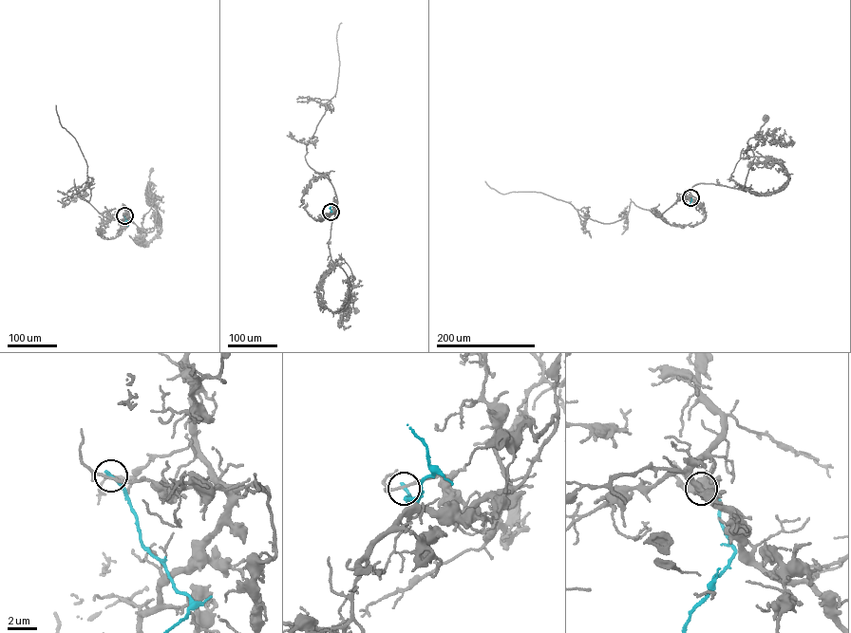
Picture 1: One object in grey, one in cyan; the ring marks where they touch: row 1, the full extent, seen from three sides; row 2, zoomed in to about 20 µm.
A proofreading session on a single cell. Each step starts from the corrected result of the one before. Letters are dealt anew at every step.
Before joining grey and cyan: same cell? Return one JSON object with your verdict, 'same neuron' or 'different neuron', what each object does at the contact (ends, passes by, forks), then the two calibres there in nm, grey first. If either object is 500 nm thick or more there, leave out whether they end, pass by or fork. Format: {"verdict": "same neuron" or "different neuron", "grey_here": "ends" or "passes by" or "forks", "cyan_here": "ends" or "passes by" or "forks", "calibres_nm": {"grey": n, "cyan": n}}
{"verdict": "different neuron", "grey_here": "passes by", "cyan_here": "ends", "calibres_nm": {"grey": 170, "cyan": 240}}

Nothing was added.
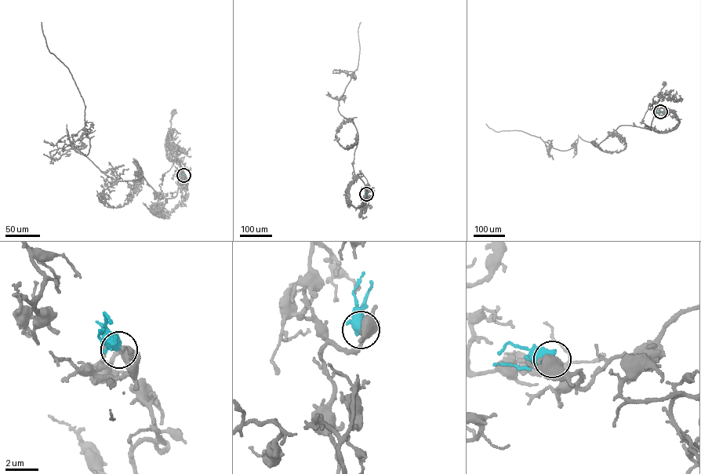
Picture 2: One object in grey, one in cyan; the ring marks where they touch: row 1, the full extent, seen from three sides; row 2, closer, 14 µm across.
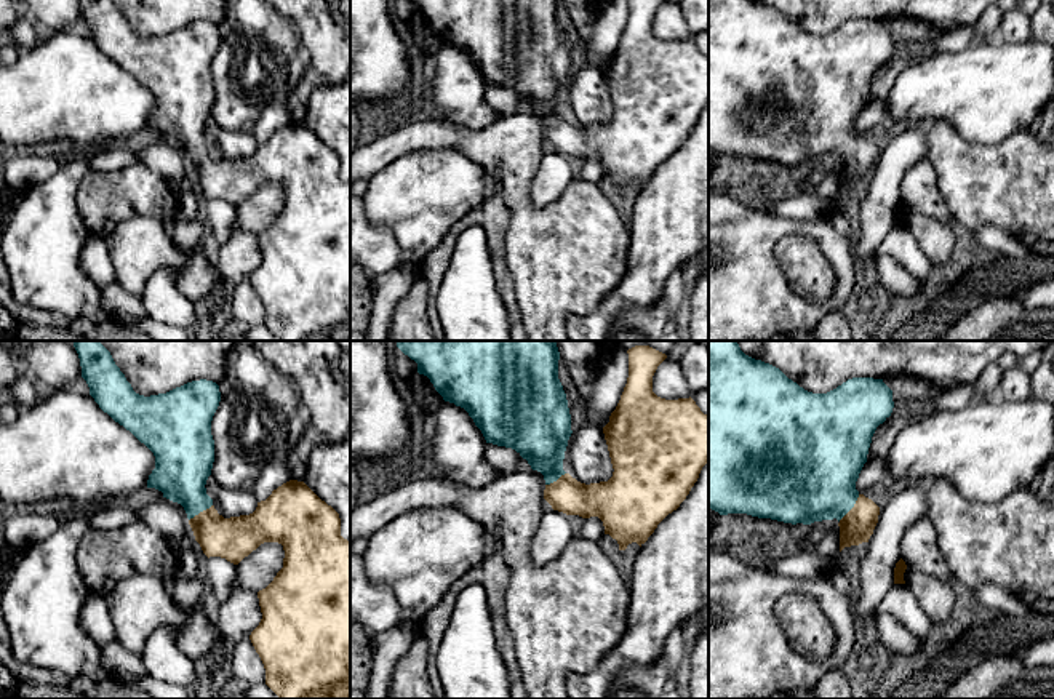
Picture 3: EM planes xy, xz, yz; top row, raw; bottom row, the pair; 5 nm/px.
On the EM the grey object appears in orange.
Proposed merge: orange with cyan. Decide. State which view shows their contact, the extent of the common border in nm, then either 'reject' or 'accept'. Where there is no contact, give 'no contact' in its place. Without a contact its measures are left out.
yz | 170 nm | accept

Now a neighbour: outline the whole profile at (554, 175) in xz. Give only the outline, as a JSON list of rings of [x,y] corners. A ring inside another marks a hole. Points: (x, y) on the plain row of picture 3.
[[[553,150],[544,154],[529,187],[531,205],[539,210],[558,202],[573,179],[569,157]]]

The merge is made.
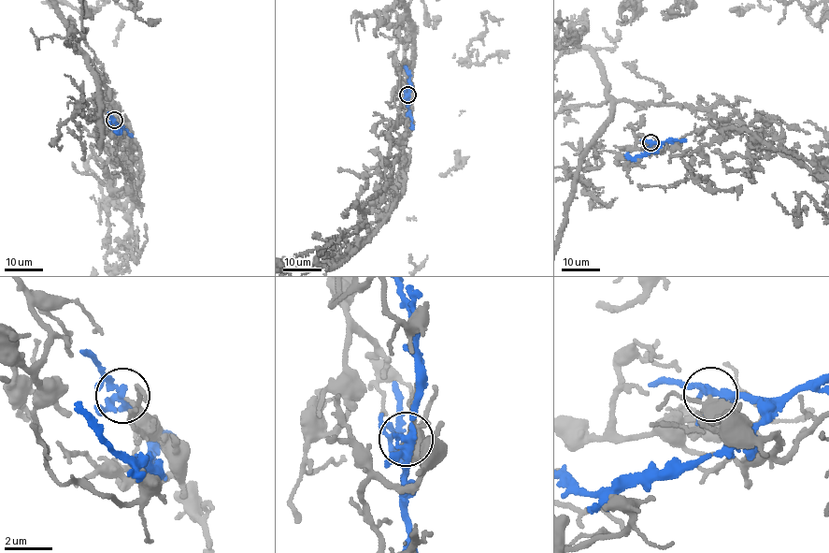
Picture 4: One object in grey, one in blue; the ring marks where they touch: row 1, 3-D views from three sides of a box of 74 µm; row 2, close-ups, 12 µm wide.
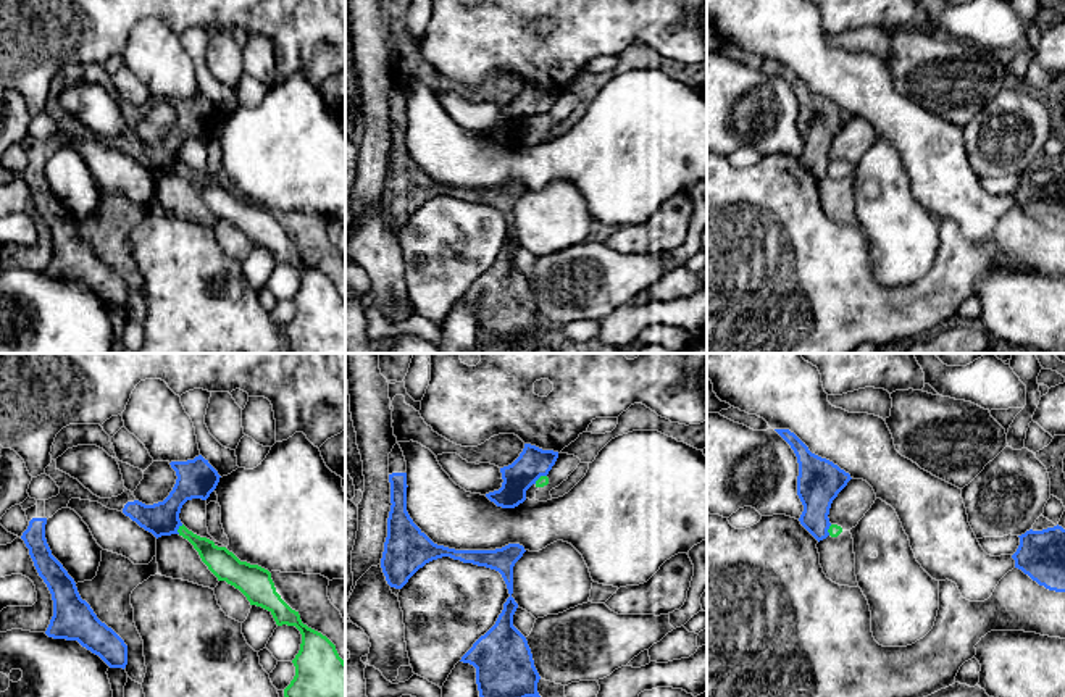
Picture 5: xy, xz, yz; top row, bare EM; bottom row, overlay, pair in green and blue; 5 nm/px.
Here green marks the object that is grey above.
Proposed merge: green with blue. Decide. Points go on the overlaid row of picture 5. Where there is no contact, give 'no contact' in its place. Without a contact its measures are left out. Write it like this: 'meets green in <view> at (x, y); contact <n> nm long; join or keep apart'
meets green in xy at (178, 530); contact 50 nm long; keep apart

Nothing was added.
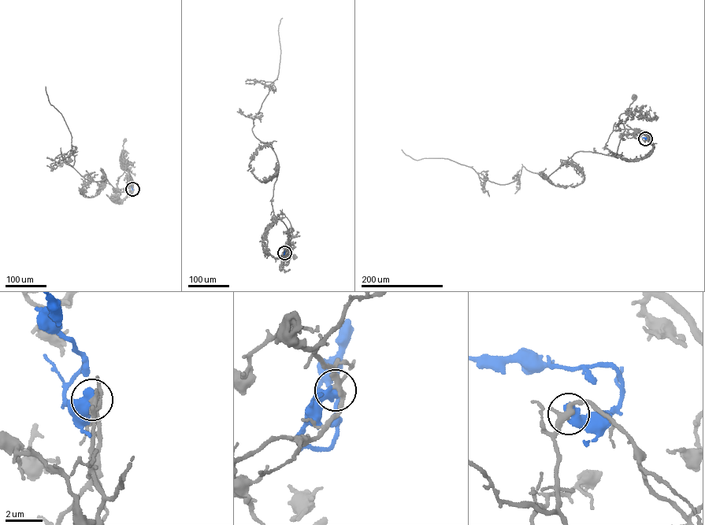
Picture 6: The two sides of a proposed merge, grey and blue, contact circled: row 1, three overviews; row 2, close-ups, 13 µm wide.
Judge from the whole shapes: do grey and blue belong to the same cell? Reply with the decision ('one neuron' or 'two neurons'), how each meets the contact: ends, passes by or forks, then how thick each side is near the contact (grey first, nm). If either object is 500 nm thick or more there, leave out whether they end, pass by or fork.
one neuron; calibres 300 and 700 nm

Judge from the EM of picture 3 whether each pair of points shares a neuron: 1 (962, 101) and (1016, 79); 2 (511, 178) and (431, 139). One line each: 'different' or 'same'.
1: same
2: same

